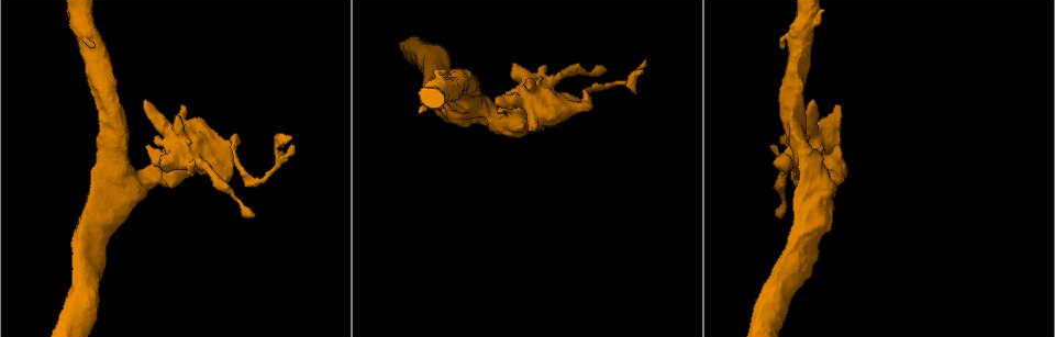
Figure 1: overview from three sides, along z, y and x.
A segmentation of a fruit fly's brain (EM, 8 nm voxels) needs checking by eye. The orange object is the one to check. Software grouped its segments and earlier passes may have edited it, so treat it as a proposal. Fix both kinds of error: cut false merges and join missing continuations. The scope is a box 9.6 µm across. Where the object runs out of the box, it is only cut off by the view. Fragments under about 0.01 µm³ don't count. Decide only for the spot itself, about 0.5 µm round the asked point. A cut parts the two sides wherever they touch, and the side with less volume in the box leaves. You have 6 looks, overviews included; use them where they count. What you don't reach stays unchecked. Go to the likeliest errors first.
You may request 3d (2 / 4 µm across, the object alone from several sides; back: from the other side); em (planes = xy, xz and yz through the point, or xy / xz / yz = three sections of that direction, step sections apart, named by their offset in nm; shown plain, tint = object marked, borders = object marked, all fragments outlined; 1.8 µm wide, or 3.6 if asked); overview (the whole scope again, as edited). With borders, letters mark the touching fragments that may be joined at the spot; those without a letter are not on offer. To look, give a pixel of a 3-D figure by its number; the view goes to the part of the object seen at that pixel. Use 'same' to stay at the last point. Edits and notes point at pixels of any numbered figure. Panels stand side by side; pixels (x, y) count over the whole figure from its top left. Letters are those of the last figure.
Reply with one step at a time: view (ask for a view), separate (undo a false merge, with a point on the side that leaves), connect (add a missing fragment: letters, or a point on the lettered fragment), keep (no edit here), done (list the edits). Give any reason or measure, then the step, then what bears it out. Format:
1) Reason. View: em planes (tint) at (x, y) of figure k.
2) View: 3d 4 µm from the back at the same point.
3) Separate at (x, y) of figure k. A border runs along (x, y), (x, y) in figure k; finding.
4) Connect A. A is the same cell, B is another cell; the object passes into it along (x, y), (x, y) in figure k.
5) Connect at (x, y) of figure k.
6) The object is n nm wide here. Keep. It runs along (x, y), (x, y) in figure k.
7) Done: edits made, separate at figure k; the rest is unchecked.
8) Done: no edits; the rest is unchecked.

View: em xy step 4 (tint) at (526, 81) of figure 1.

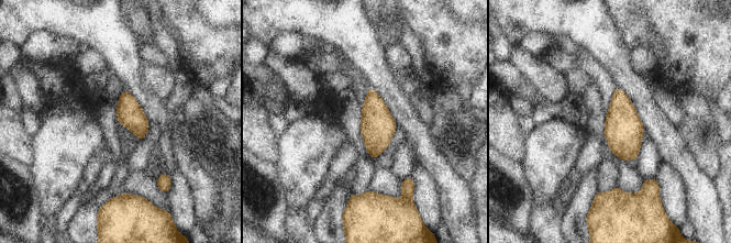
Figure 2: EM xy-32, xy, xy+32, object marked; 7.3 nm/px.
View: em planes (borders) at the same point.

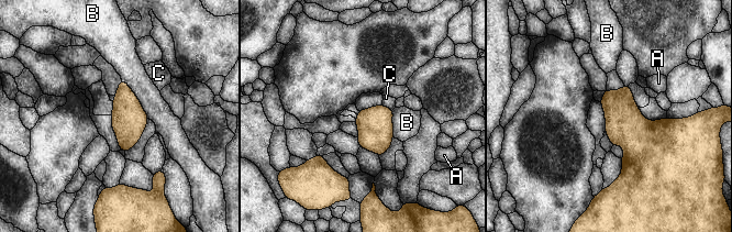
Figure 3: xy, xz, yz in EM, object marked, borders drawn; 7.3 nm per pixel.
Keep. A, B and C are other cells; a border runs along (381, 105), (391, 110) in figure 3; no lettered fragment goes on from it.

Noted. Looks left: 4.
End of a long branch. View: 3d 4 µm at (778, 216) of figure 1.

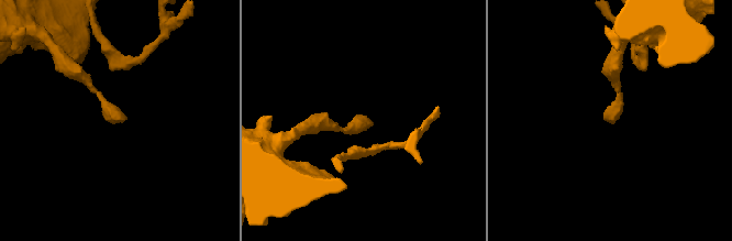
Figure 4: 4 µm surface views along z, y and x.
Need the tissue. View: em planes (borders) at (372, 122) of figure 4.

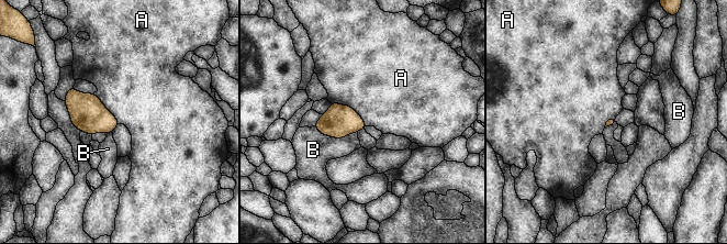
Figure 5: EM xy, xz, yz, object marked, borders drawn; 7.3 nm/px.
The longest contact is with B, 320 nm. Keep. A and B are other cells; a border runs along (331, 102), (349, 106), (366, 125) in figure 5; no lettered fragment goes on from it.

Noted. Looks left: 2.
Done: no edits; the rest is unchecked.

